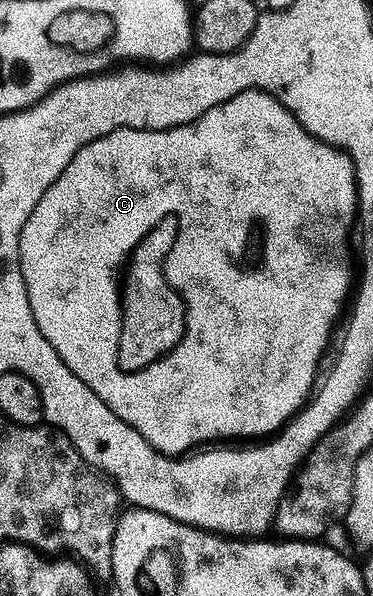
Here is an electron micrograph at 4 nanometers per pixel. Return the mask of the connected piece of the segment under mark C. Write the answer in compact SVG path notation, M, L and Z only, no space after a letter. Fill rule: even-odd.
M213 112L185 126L176 126L173 130L115 130L110 132L110 136L102 136L102 140L94 140L80 149L66 172L62 172L62 176L58 176L56 183L44 193L42 200L38 200L30 220L26 220L26 228L22 228L20 233L20 267L26 292L30 296L30 312L38 324L38 332L50 340L54 352L62 356L66 368L70 368L70 372L74 372L74 376L78 376L78 380L82 380L82 384L86 384L86 388L90 388L90 392L94 392L94 396L98 396L98 400L102 400L102 404L106 404L106 408L118 416L118 420L126 420L134 432L142 432L142 436L146 436L157 452L169 456L187 455L205 444L219 443L216 442L219 438L260 440L283 430L313 397L317 385L316 373L328 350L332 329L340 313L343 310L345 313L354 290L354 274L352 278L352 266L348 263L348 241L353 237L354 230L340 230L340 198L332 194L332 186L344 186L344 198L352 198L352 186L356 183L356 170L352 161L335 147L318 141L293 114L224 113L228 112ZM169 211L182 215L183 225L164 271L168 283L177 290L188 308L188 330L166 357L159 358L145 370L123 370L120 367L120 341L124 323L122 275L140 241L163 218L168 217ZM252 222L264 222L264 242L268 242L268 246L264 246L264 266L260 266L256 274L240 270L240 254L244 254L244 242L248 242L248 230L252 230Z

